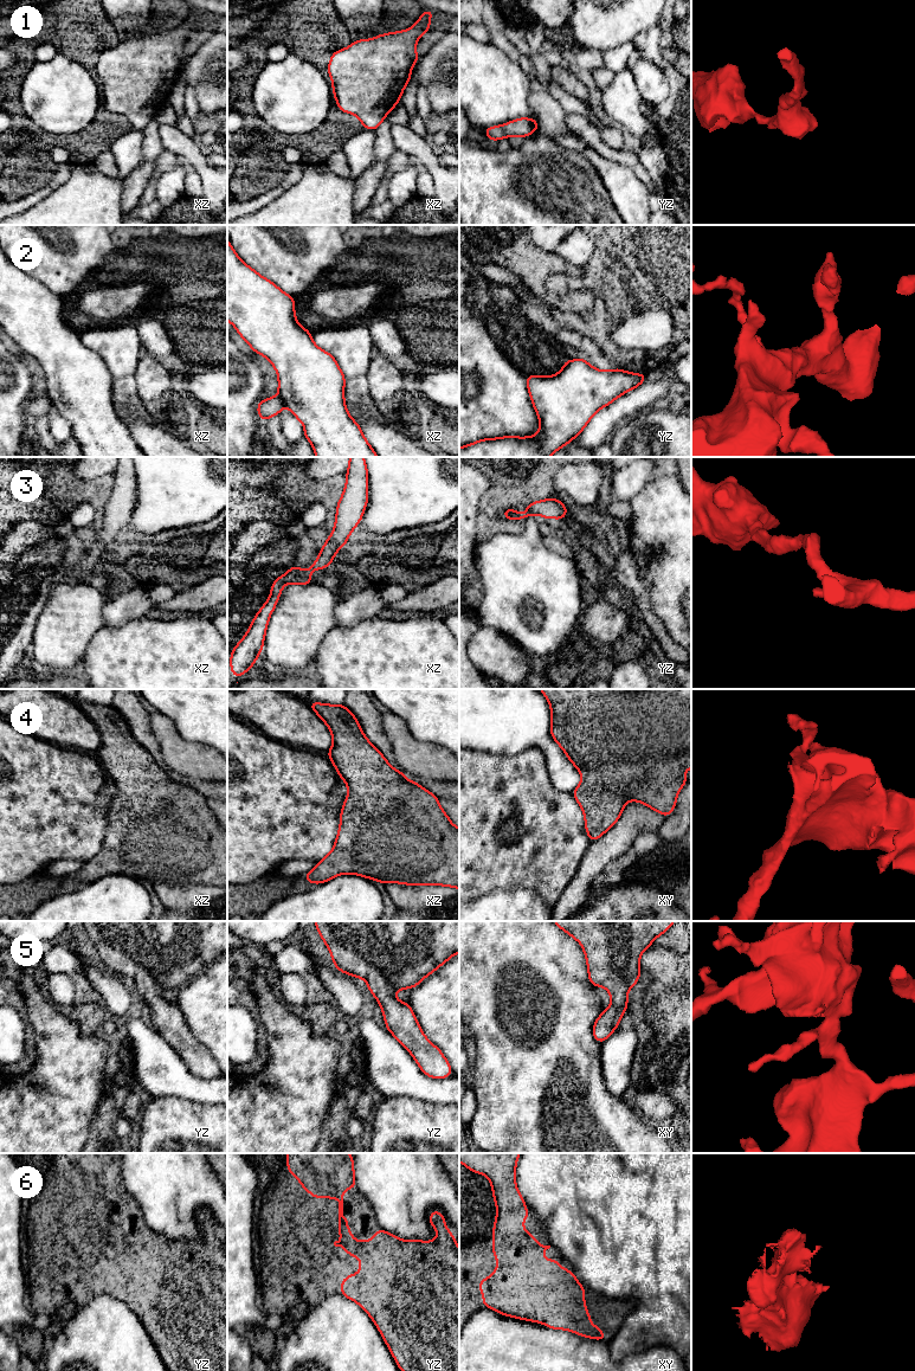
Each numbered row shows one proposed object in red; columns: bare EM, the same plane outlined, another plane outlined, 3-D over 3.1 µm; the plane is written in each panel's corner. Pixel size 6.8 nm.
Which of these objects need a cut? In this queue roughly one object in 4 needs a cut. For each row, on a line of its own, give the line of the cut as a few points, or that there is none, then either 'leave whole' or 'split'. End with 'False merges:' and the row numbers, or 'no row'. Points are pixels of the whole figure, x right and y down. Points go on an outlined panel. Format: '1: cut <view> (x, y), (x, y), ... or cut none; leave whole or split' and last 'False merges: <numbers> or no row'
1: cut none; leave whole
2: cut xz (278, 396), (284, 404); split
3: cut none; leave whole
4: cut none; leave whole
5: cut none; leave whole
6: cut none; leave whole
False merges: 2

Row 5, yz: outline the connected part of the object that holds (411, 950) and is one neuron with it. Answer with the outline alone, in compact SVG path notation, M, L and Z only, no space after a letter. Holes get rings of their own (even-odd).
M315 921L315 927L331 954L334 966L342 973L366 980L382 1010L386 1029L410 1051L421 1071L433 1079L446 1079L453 1074L440 1049L421 1031L410 1004L398 1000L394 993L419 985L426 976L459 953L459 921Z

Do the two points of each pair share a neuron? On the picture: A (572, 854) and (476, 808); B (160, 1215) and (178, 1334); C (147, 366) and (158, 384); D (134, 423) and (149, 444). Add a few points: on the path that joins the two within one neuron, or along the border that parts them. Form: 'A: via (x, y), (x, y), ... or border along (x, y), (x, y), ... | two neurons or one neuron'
A: via (549, 830), (515, 796), (500, 796) | one neuron
B: border along (142, 1217), (149, 1228), (171, 1240), (191, 1241) | two neurons
C: via (149, 371), (153, 379) | one neuron
D: via (139, 427), (149, 439) | one neuron

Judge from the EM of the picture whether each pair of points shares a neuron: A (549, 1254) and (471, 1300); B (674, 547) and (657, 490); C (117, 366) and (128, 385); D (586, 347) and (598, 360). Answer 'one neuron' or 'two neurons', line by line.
A: one neuron
B: one neuron
C: two neurons
D: one neuron

